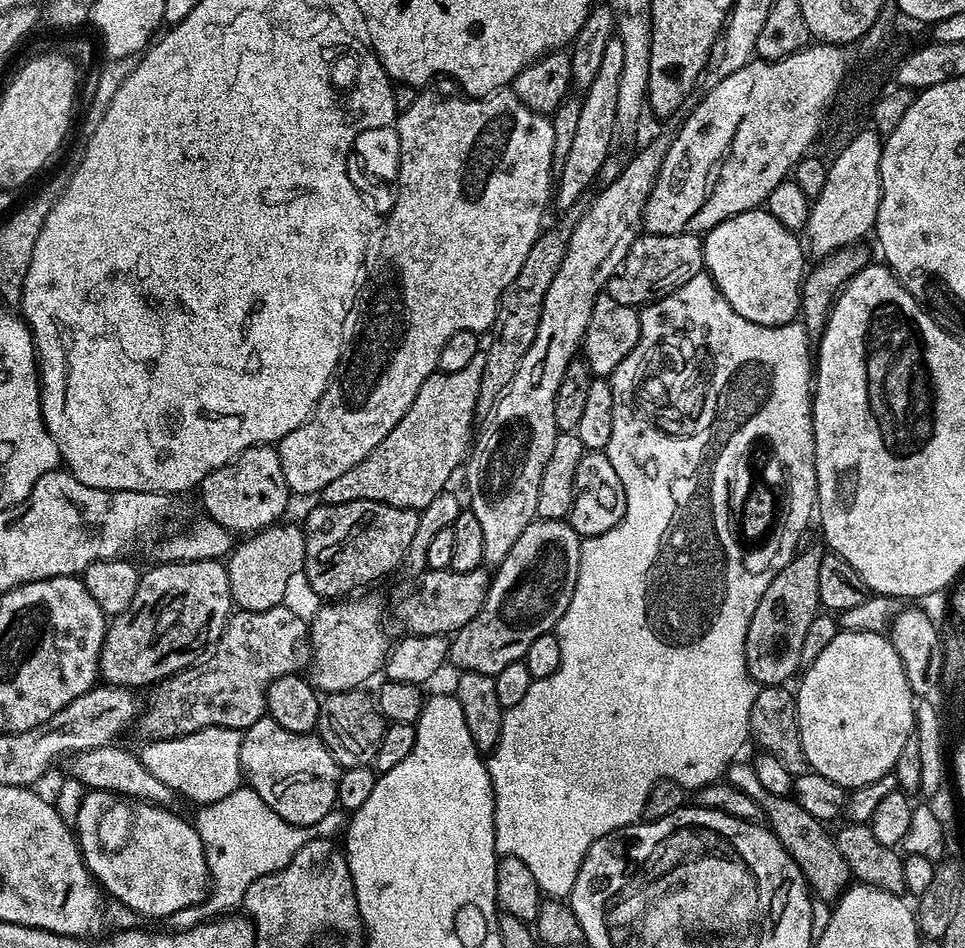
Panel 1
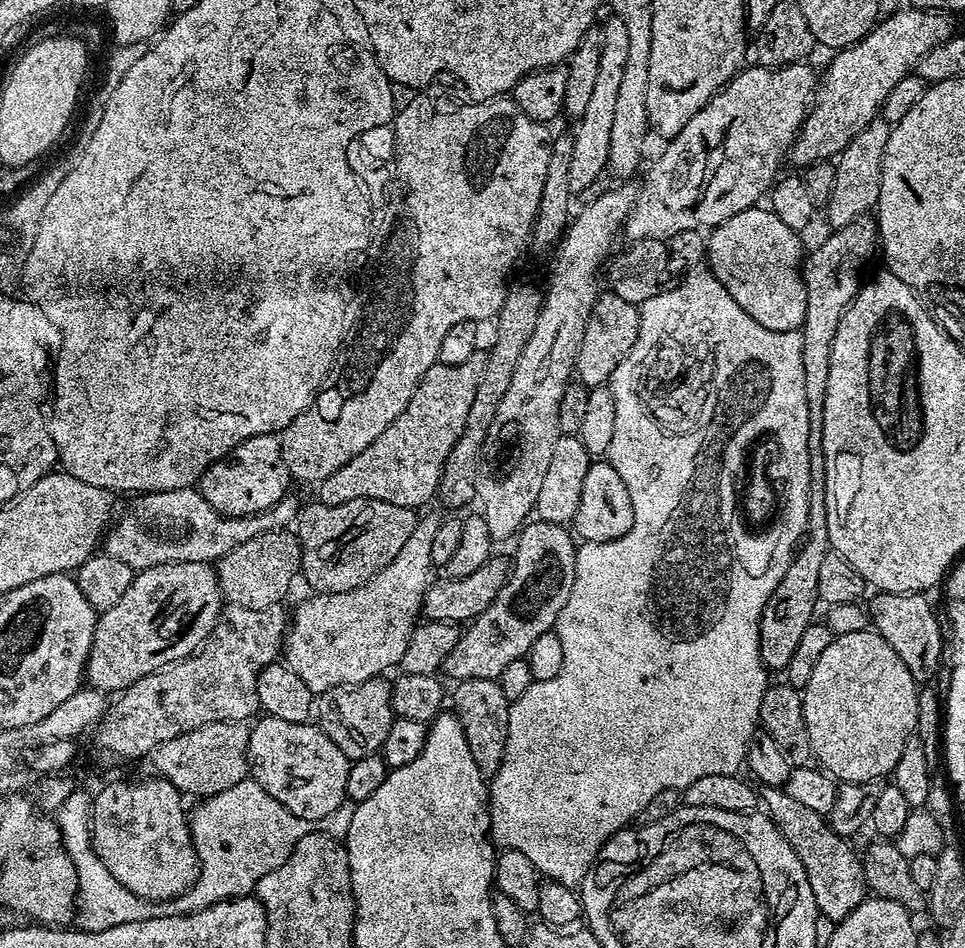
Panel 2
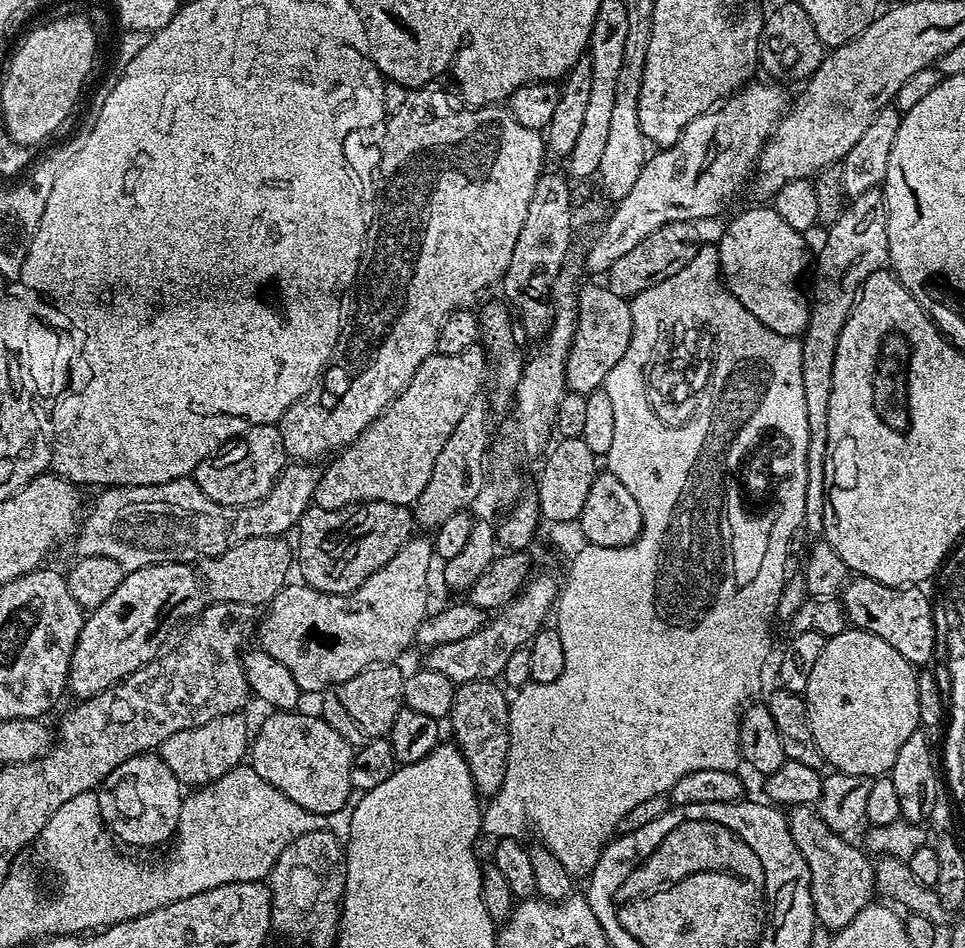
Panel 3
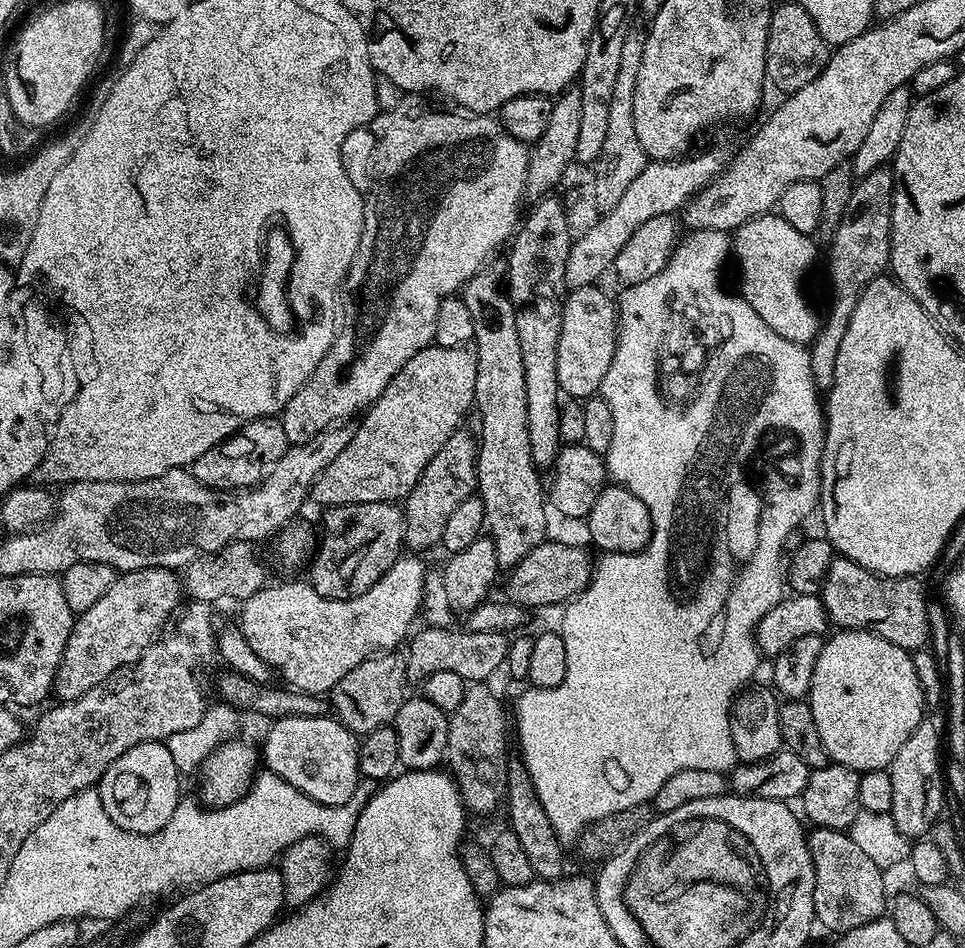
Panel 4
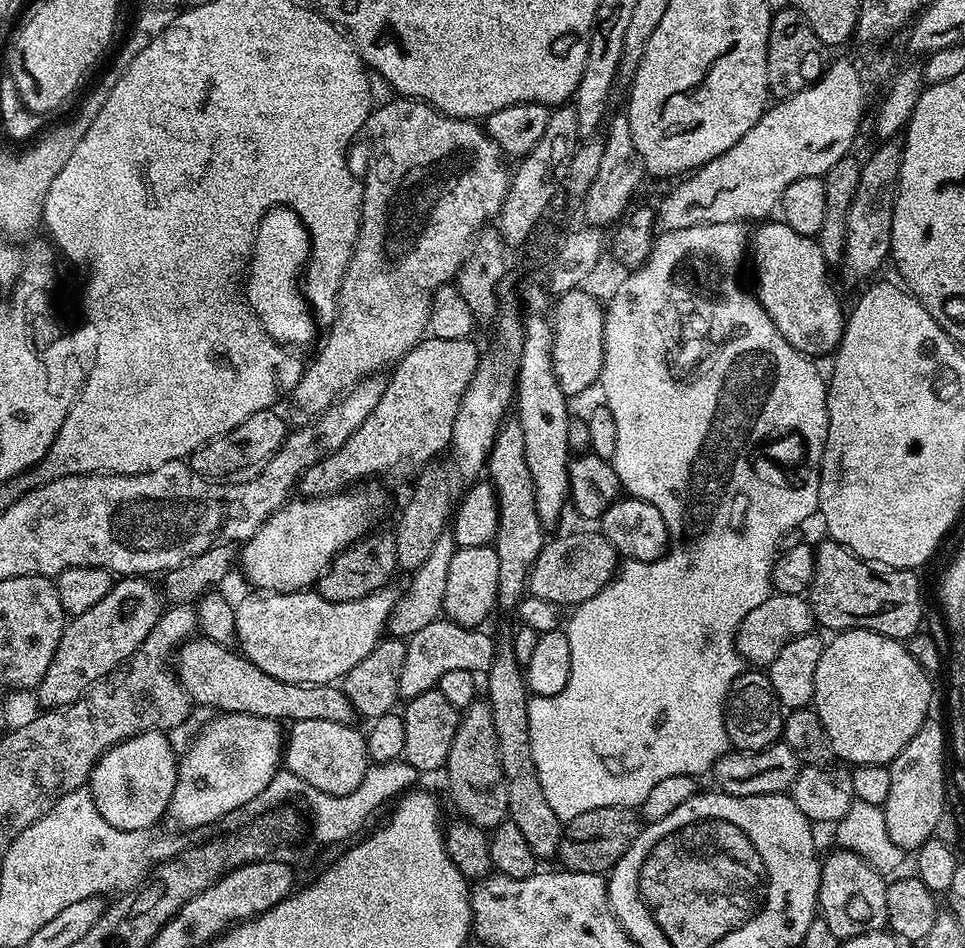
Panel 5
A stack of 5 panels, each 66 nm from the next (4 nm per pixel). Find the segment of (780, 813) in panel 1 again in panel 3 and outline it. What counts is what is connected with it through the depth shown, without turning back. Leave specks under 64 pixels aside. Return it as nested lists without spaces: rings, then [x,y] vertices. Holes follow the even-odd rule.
[[[815,807],[788,808],[788,829],[794,838],[794,846],[806,858],[810,874],[810,894],[819,927],[839,930],[845,928],[862,910],[873,903],[876,892],[876,869],[873,861],[860,848],[855,848],[841,833],[830,830],[822,822]]]

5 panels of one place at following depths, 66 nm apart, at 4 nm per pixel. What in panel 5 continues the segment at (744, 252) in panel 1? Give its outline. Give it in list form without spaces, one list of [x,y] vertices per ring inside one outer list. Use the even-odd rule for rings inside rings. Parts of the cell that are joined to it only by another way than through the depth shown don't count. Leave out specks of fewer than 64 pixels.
[[[770,222],[759,225],[761,228],[754,232],[754,239],[750,244],[750,260],[752,256],[752,264],[756,267],[755,297],[765,308],[778,334],[782,334],[782,338],[786,338],[786,342],[790,342],[794,350],[809,358],[821,358],[820,356],[826,355],[827,352],[828,355],[835,353],[844,333],[846,312],[845,309],[840,309],[840,300],[828,281],[830,265],[824,259],[819,239],[798,234],[798,230],[790,230],[790,226],[783,222],[768,223]]]

